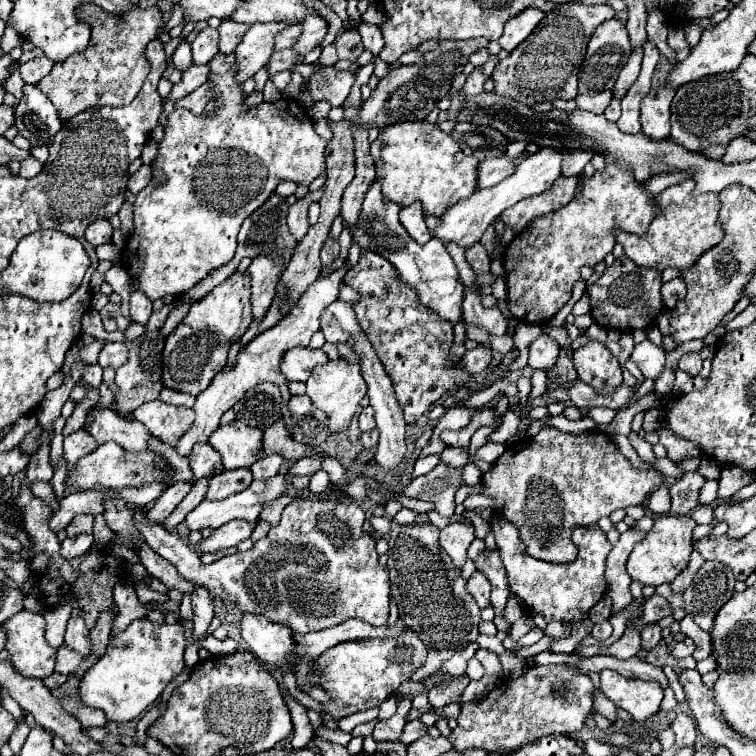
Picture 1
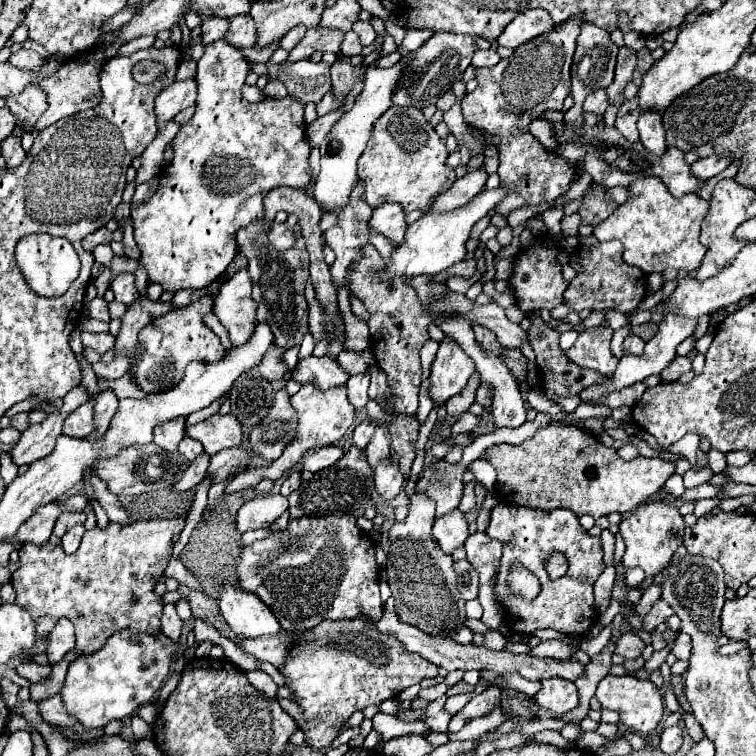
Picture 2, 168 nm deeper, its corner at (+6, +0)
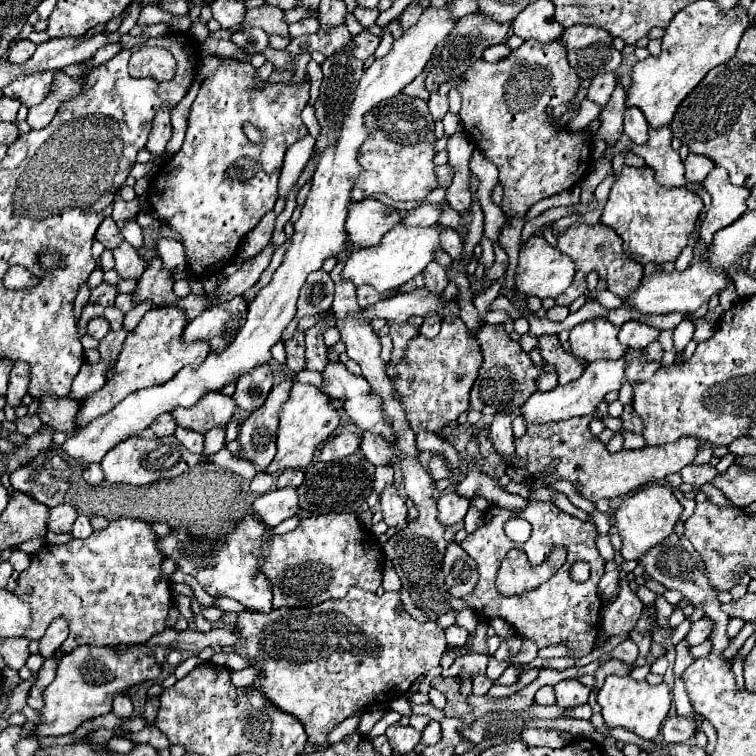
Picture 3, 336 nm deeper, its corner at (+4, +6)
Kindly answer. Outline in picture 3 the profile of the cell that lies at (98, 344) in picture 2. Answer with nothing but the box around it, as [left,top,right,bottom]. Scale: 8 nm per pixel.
[87,317,109,341]

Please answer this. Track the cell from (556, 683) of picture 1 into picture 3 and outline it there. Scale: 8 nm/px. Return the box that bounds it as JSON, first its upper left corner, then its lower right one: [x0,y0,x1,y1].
[553,679,591,709]

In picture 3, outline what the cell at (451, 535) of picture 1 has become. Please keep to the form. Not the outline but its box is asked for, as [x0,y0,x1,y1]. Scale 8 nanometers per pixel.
[437,493,469,525]

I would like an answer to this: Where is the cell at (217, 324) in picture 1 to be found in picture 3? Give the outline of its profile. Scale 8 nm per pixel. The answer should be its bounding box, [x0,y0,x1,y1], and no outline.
[79,307,209,427]

